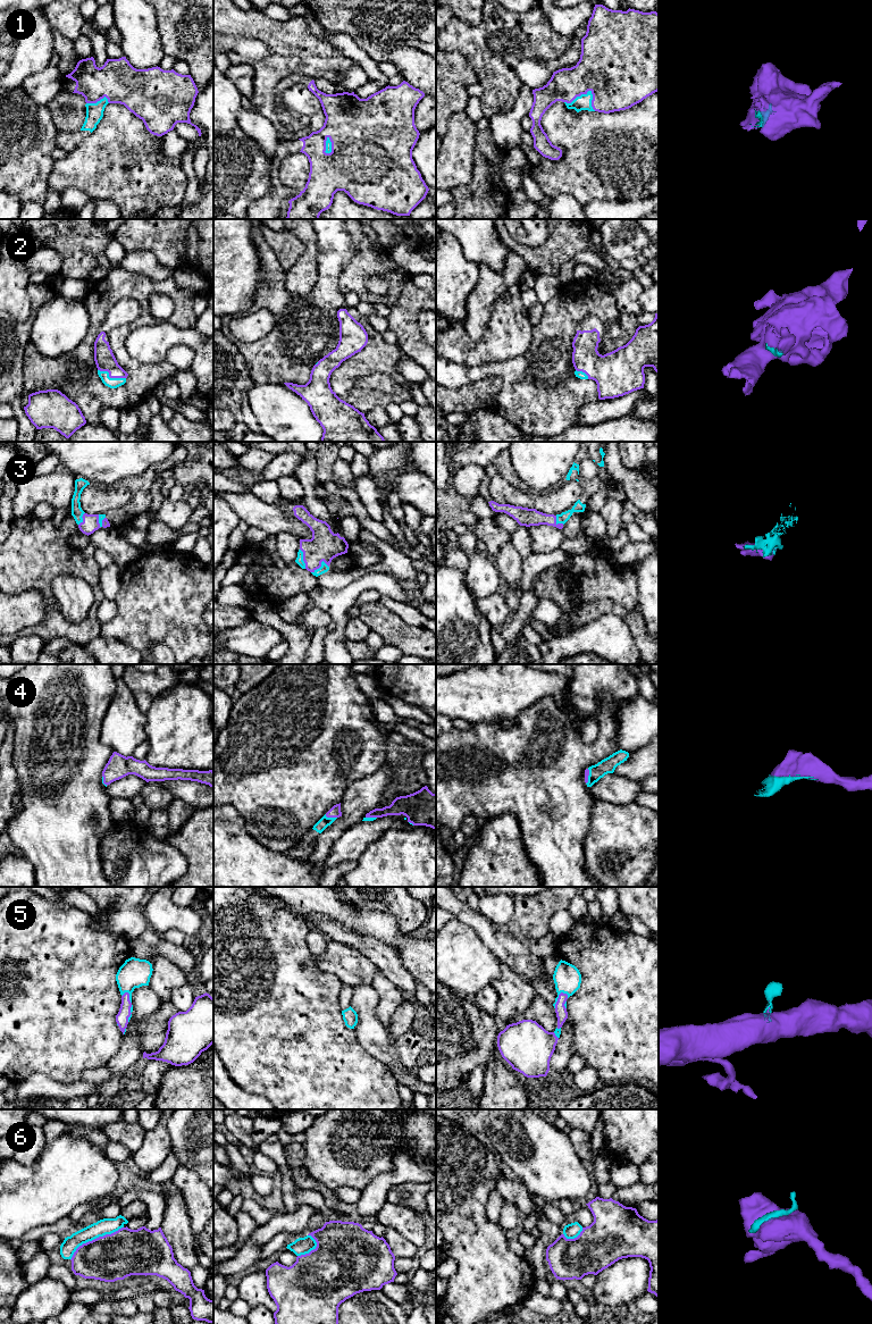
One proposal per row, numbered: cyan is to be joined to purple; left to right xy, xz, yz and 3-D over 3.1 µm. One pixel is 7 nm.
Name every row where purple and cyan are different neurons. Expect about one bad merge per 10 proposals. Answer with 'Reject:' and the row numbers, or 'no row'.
Reject: 6

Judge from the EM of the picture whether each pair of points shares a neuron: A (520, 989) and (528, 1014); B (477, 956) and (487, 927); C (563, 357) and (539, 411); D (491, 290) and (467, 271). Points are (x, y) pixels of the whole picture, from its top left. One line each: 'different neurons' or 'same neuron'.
A: different neurons
B: different neurons
C: same neuron
D: different neurons

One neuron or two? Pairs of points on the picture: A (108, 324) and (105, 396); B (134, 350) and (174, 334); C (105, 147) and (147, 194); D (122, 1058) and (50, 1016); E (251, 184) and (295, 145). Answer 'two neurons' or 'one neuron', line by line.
A: two neurons
B: one neuron
C: one neuron
D: two neurons
E: two neurons

